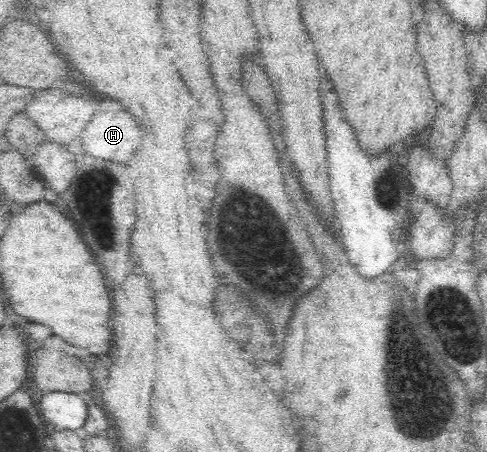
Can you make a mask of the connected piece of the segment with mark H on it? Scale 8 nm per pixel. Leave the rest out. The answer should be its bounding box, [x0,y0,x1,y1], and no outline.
[82,101,142,163]

